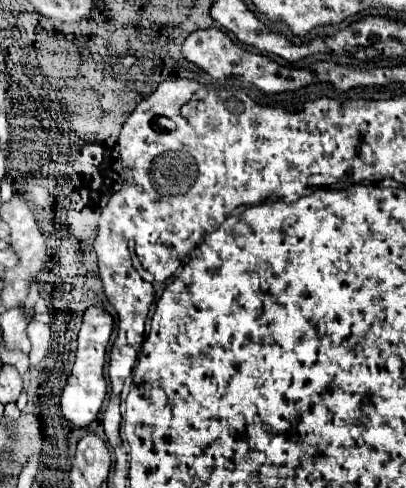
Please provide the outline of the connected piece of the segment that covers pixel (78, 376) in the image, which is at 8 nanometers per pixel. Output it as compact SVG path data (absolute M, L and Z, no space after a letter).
M92 306L84 312L82 328L78 334L78 350L76 350L76 362L70 370L70 376L66 380L66 386L60 396L60 412L66 418L68 426L72 430L86 428L90 422L96 420L104 396L106 396L106 380L104 380L104 360L106 360L106 346L112 332L112 316L102 306Z

